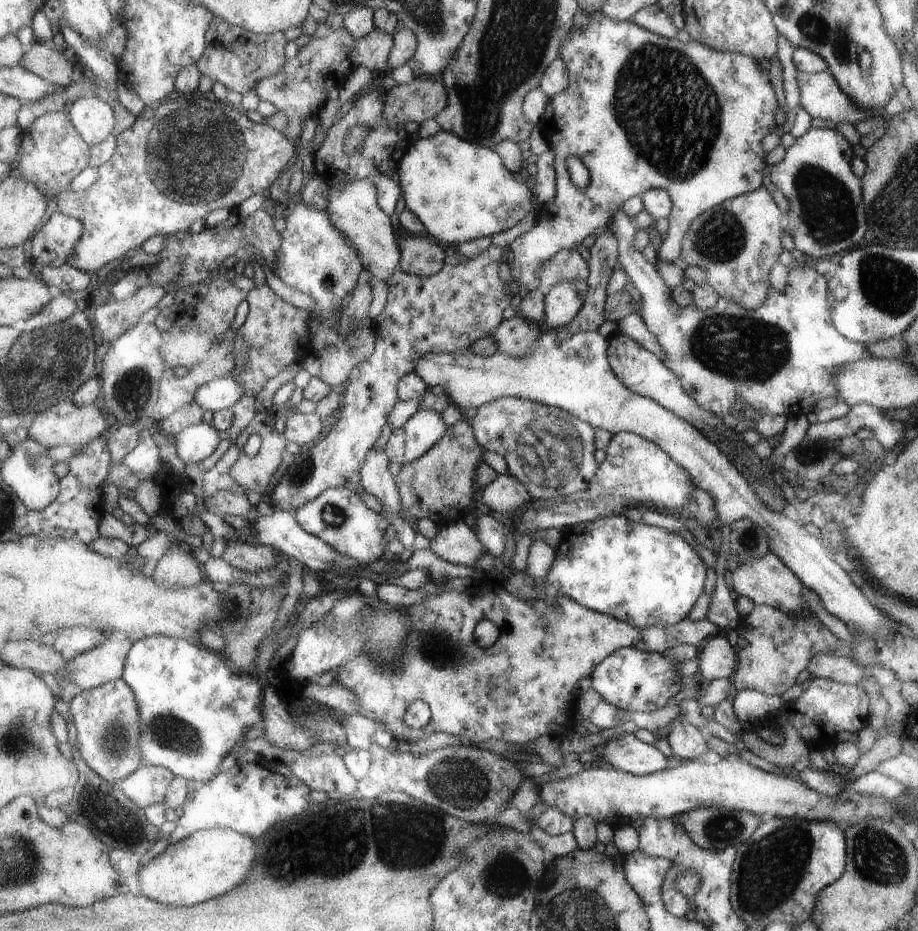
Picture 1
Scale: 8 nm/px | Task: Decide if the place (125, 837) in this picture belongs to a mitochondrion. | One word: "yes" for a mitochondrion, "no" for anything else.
no

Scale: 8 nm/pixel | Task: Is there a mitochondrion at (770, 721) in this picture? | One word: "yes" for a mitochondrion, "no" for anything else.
no

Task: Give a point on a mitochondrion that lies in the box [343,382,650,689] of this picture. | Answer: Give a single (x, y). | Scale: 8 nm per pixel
(550, 451)

